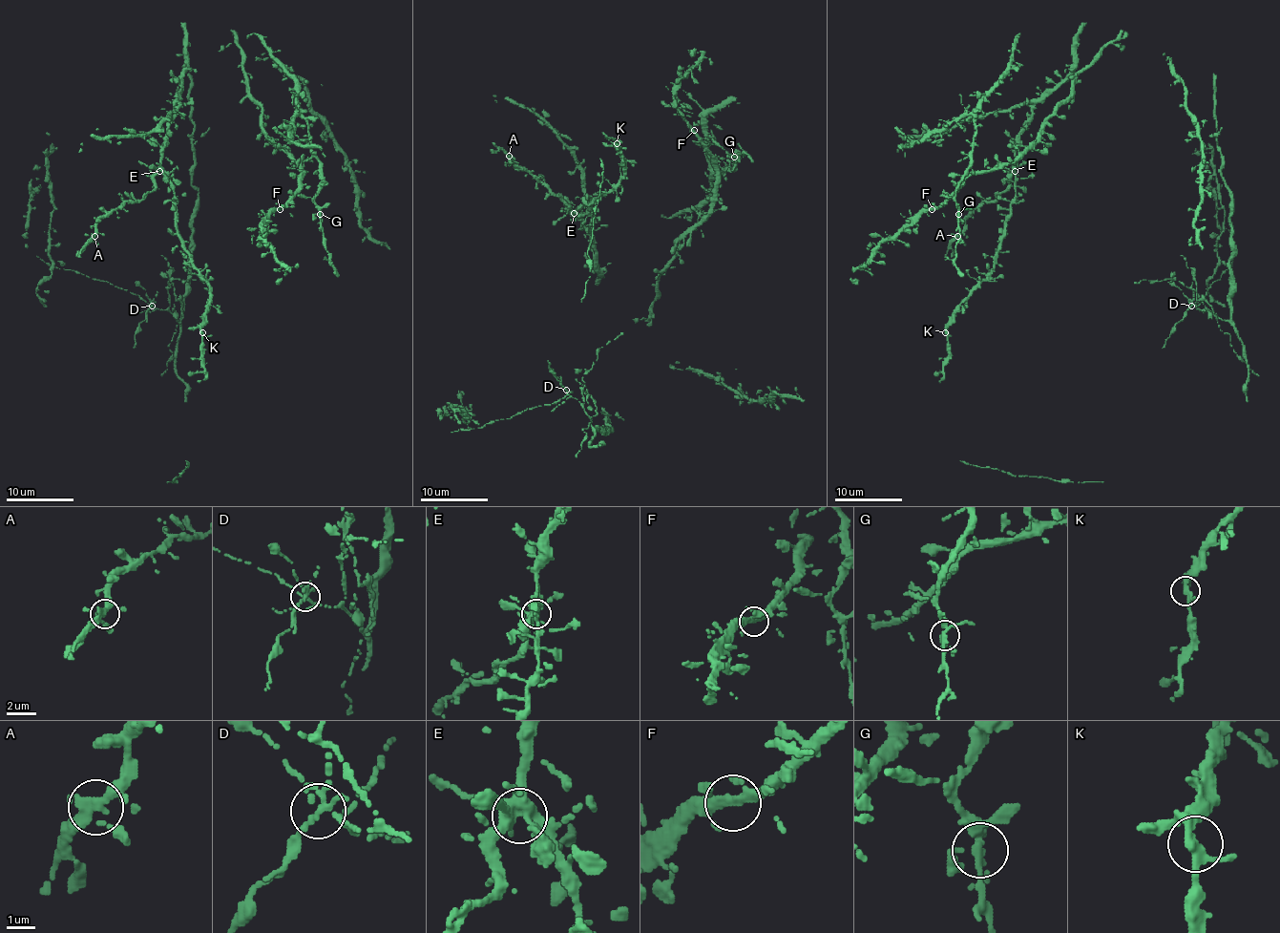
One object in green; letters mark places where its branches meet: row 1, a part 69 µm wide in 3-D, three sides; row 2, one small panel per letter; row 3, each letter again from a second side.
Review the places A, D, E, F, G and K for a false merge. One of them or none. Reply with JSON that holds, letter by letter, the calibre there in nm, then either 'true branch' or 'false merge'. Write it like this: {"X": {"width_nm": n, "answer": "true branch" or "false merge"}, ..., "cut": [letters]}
{"A": {"width_nm": 280, "answer": "true branch"}, "D": {"width_nm": 190, "answer": "true branch"}, "E": {"width_nm": 500, "answer": "true branch"}, "F": {"width_nm": 280, "answer": "true branch"}, "G": {"width_nm": 280, "answer": "true branch"}, "K": {"width_nm": 280, "answer": "true branch"}, "cut": []}

